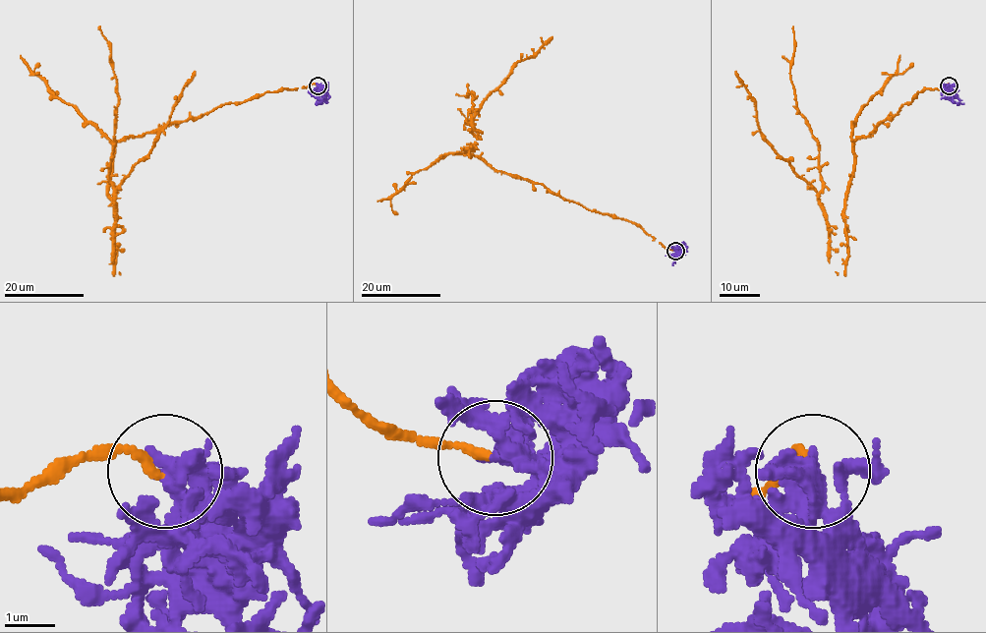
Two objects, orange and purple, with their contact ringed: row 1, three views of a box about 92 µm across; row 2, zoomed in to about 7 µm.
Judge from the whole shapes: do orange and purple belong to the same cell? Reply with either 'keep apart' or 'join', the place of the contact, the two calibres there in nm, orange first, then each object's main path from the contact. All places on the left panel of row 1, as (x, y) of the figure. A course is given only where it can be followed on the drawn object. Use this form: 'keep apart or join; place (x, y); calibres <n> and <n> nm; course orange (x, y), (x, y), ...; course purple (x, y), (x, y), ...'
keep apart; place (318, 86); calibres 180 and 550 nm; course orange (317, 85), (225, 103), (118, 141), (108, 193), (115, 249), (108, 176), (117, 83), (99, 27); course purple (318, 85), (319, 96), (316, 103)

